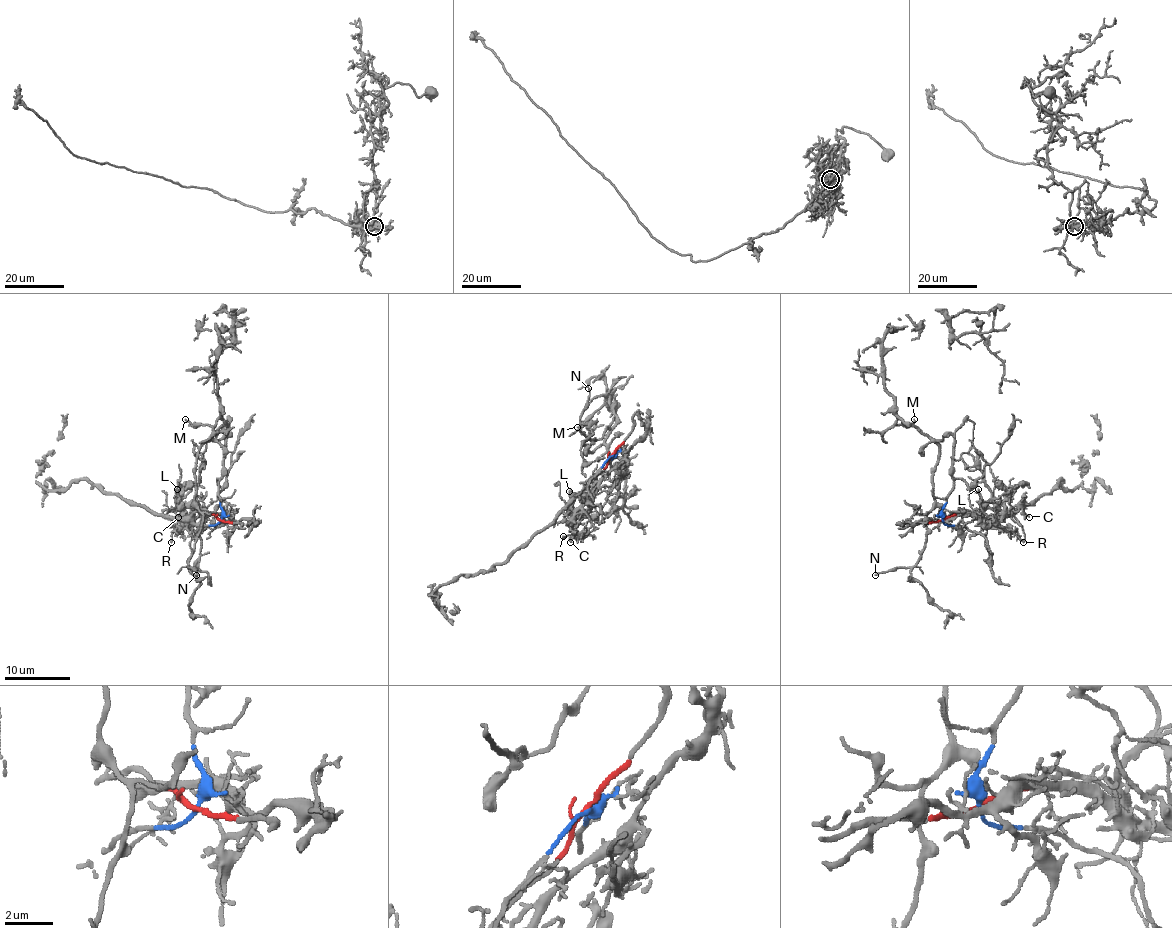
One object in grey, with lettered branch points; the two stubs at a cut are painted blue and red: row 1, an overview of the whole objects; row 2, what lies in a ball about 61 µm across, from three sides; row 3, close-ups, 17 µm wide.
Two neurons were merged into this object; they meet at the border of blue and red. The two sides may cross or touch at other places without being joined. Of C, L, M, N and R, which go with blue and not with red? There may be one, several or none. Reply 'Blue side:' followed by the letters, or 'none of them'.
Blue side: M, N

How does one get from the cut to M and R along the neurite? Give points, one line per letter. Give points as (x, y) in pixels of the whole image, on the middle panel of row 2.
M: (612, 455), (610, 466), (617, 466), (620, 463), (605, 443), (615, 416), (605, 406), (577, 427)
R: (612, 455), (584, 491), (584, 503), (569, 526), (572, 532), (563, 535)

